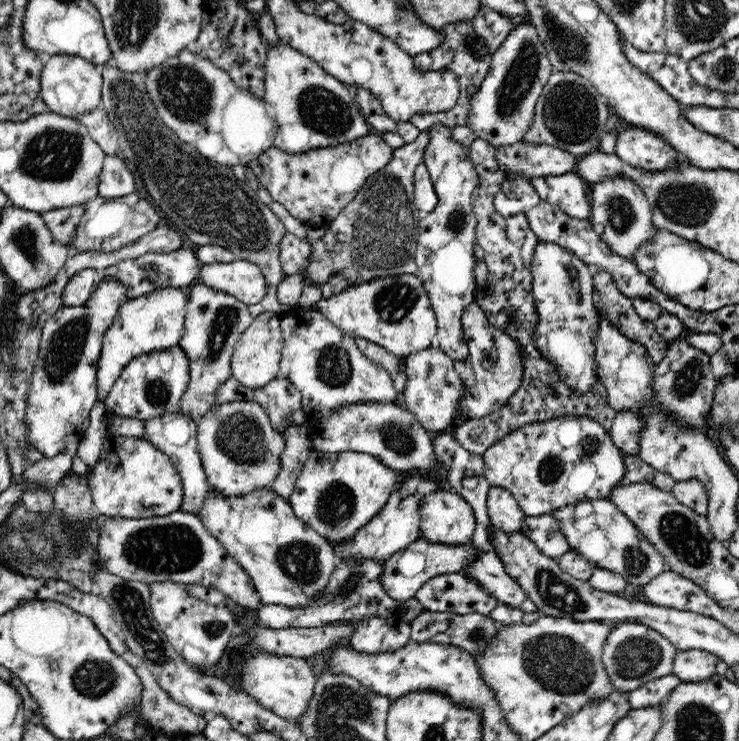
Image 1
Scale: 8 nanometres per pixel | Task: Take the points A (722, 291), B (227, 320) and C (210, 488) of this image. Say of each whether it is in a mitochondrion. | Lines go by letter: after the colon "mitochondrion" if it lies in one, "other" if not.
A: other
B: mitochondrion
C: other

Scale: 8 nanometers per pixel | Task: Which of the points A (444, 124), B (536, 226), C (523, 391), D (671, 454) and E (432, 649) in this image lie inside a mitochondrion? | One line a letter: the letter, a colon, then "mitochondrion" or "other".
A: other
B: other
C: other
D: other
E: other

